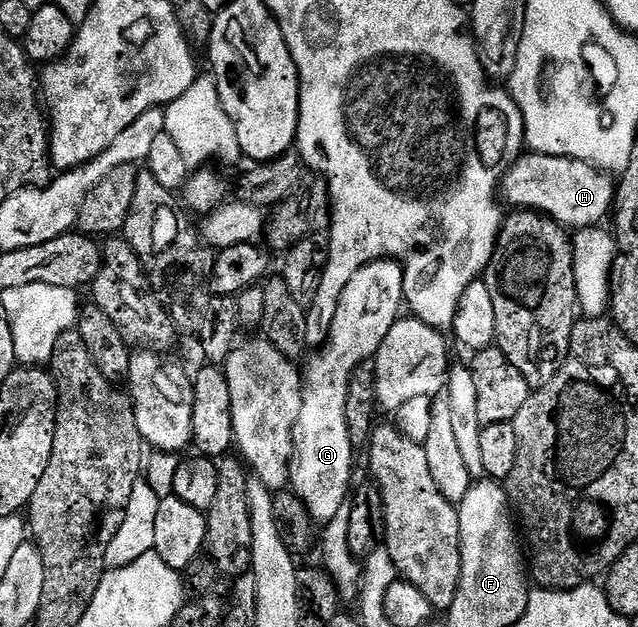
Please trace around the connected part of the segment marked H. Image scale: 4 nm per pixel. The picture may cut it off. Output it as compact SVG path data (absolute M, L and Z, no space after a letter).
M523 153L506 173L503 189L514 195L519 207L545 213L567 229L591 229L601 223L599 221L609 209L613 209L616 184L604 174L605 171L584 160L567 155Z

